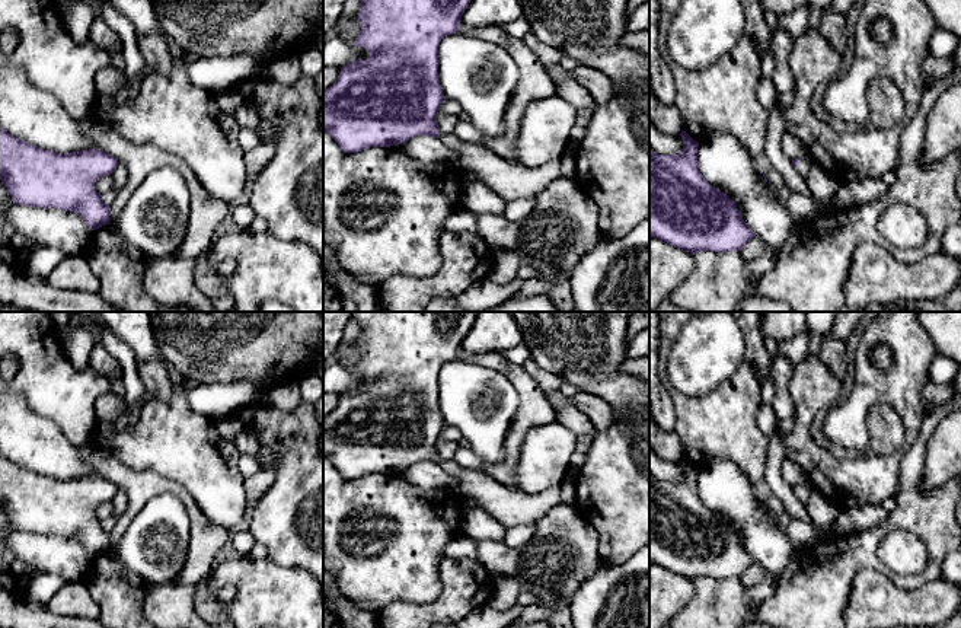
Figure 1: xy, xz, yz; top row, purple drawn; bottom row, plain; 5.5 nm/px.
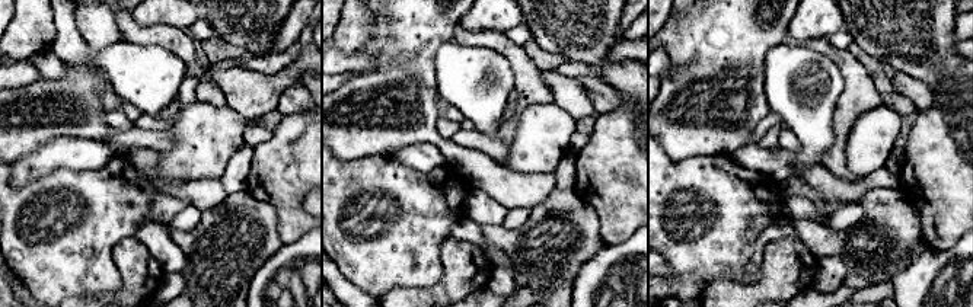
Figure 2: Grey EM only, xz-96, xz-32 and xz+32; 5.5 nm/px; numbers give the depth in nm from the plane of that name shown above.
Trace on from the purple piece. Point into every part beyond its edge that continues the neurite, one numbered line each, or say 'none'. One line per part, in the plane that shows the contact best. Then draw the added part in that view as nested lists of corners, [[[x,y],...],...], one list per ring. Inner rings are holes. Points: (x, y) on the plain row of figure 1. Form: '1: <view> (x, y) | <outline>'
1: yz (803, 494) | [[[808,481],[805,484],[799,485],[798,492],[795,494],[802,503],[807,503],[810,492],[811,492],[812,484]]]

